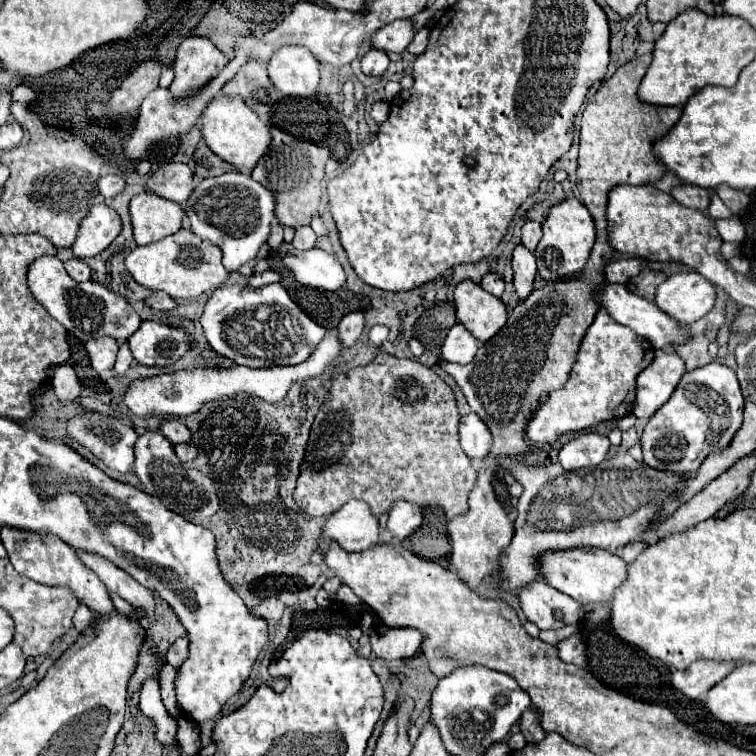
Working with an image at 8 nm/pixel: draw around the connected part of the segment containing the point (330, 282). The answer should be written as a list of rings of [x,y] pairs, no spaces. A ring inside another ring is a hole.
[[[282,244],[278,252],[284,264],[294,272],[296,280],[304,286],[338,290],[346,284],[346,272],[334,254],[328,254],[320,248],[300,252],[290,244]]]

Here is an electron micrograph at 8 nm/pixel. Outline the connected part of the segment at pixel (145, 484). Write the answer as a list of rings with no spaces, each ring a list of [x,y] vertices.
[[[146,432],[138,438],[134,474],[140,478],[142,490],[146,494],[156,496],[168,510],[184,516],[186,520],[206,520],[220,508],[216,482],[212,478],[206,478],[206,474],[192,468],[190,464],[182,464],[172,444],[160,432]]]

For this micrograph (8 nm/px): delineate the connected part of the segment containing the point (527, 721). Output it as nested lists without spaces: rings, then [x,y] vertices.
[[[528,708],[520,718],[520,730],[528,742],[538,742],[546,736],[546,732],[540,726],[540,718],[536,718],[536,716],[538,716],[538,712],[534,712],[534,708]]]

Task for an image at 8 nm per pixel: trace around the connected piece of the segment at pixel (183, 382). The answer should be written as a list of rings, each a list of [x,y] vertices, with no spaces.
[[[330,332],[314,350],[314,354],[298,364],[298,366],[270,366],[270,368],[246,368],[246,366],[232,366],[230,370],[204,370],[204,368],[196,368],[196,370],[180,370],[180,372],[172,372],[172,374],[164,374],[164,376],[156,376],[156,378],[148,378],[148,380],[136,380],[130,384],[124,404],[136,414],[136,416],[164,416],[164,418],[180,418],[180,416],[188,416],[194,414],[196,410],[200,410],[202,406],[206,406],[208,402],[226,398],[226,396],[236,396],[236,394],[252,394],[252,396],[260,396],[266,402],[278,402],[286,396],[288,388],[294,382],[304,382],[308,378],[314,378],[318,374],[322,374],[332,360],[336,360],[342,354],[342,344],[338,340],[338,336],[334,332]]]

